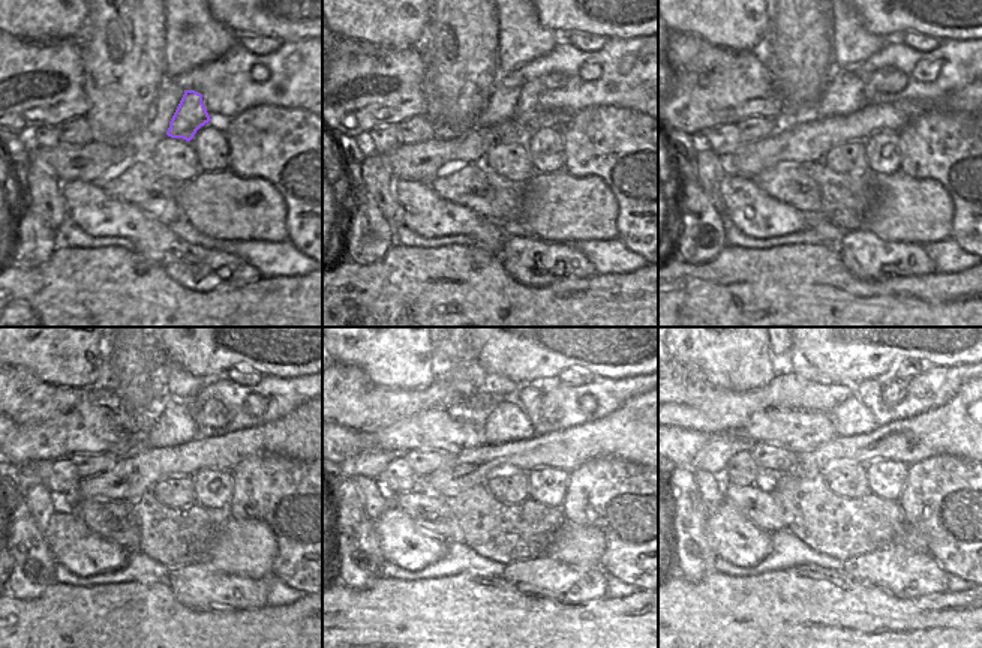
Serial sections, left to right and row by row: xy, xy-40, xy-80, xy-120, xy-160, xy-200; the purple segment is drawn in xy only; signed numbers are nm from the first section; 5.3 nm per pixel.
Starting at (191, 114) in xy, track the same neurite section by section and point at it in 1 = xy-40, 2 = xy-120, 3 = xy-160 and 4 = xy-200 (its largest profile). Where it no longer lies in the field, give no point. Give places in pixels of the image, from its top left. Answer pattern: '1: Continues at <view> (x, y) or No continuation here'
1: Continues at xy-40 (528, 99)
2: Continues at xy-120 (213, 414)
3: Continues at xy-160 (552, 402)
4: Continues at xy-200 (895, 390).

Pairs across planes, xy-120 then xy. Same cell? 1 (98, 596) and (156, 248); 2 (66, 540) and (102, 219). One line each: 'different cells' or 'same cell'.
1: different cells
2: same cell

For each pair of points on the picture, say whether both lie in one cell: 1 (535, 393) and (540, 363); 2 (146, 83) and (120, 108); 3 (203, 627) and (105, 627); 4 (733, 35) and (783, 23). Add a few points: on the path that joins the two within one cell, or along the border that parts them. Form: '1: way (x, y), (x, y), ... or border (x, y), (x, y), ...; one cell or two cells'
1: border (558, 377), (535, 383), (502, 381); two cells
2: way (140, 87), (125, 102); one cell
3: way (179, 627), (129, 627); one cell
4: border (769, 15), (769, 30), (760, 48); two cells

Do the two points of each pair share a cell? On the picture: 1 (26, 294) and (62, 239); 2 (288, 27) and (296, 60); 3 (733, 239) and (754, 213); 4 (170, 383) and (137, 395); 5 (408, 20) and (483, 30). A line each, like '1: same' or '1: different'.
1: different
2: different
3: different
4: different
5: different

